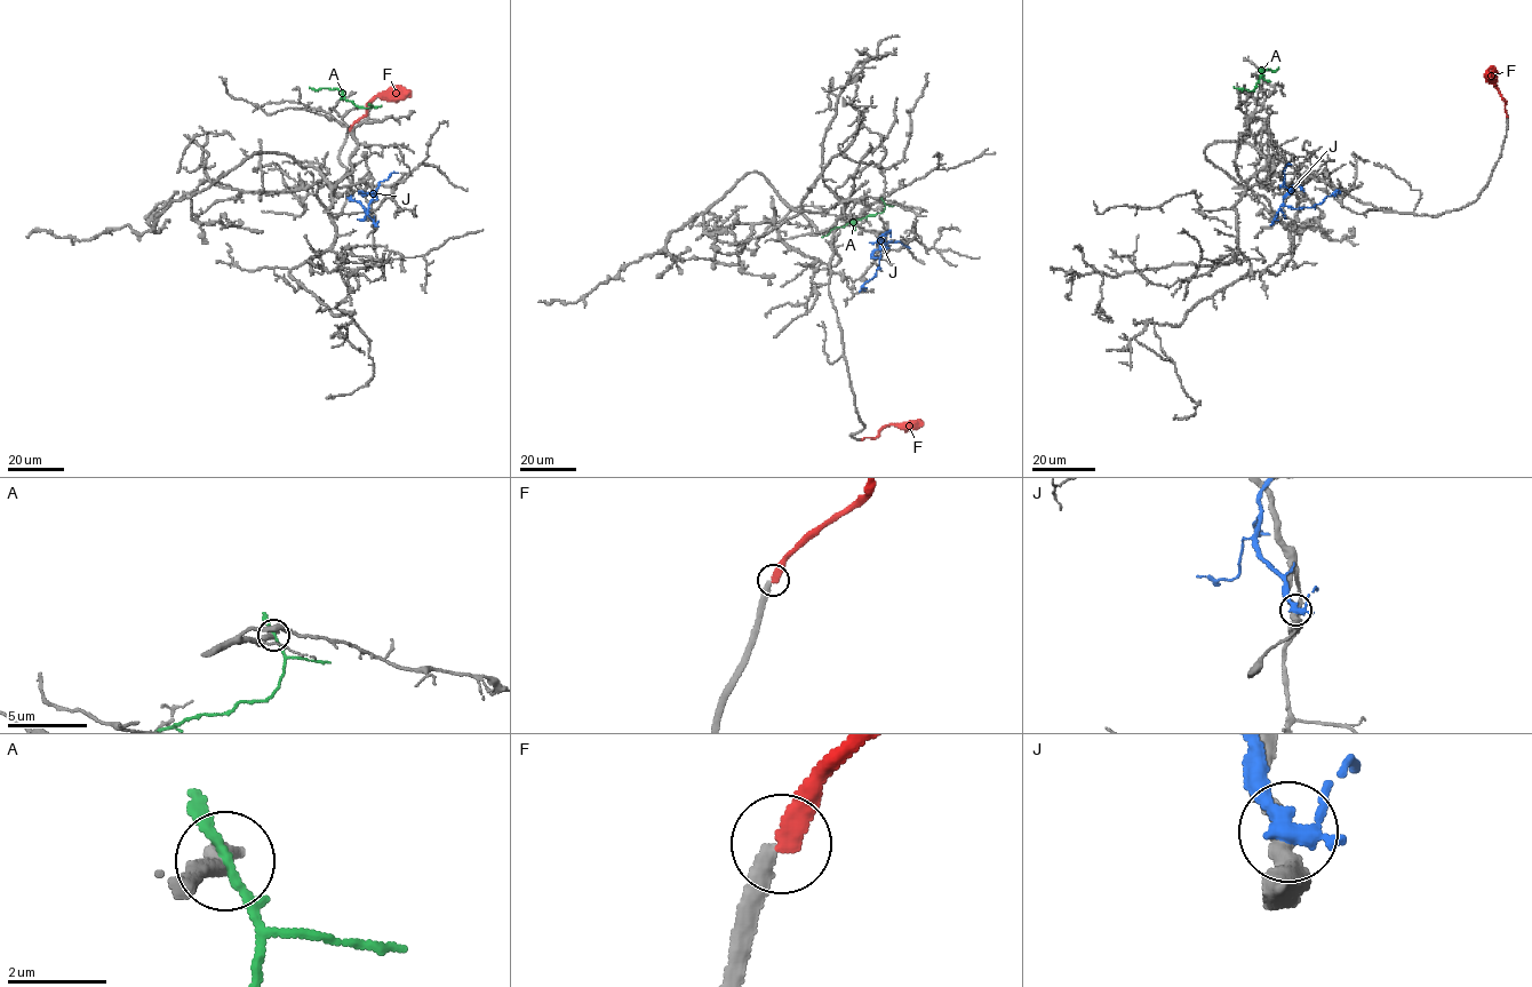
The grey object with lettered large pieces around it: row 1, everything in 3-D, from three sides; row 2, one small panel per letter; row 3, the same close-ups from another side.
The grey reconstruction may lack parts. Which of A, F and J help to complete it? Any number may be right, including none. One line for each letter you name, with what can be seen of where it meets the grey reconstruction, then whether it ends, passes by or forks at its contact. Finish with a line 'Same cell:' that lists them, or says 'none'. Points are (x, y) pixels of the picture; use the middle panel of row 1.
Same cell: none

